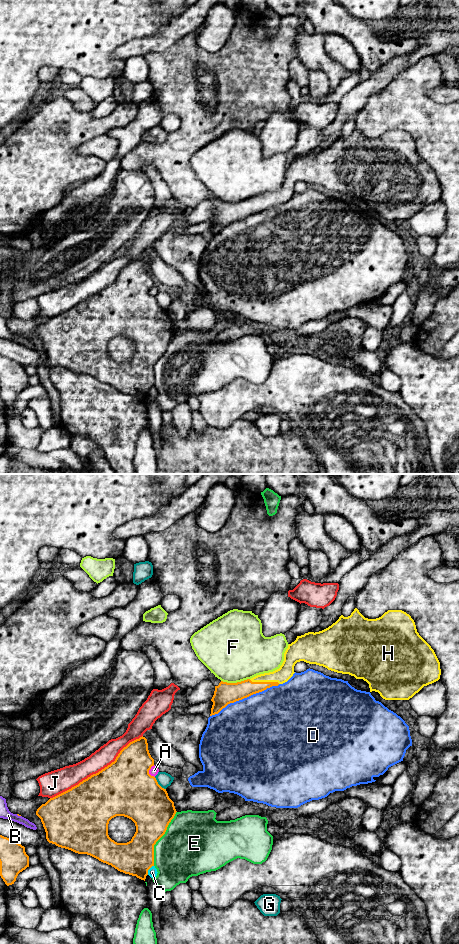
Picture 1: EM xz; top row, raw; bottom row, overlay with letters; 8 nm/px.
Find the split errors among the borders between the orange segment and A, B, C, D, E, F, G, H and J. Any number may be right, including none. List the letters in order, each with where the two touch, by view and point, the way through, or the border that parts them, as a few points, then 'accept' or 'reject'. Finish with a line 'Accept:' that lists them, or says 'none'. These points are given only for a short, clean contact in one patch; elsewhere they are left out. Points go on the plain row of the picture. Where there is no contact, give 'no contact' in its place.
A: meets orange in xz at (148, 291); reject
B: meets orange in xz at (18, 335); reject
C: meets orange in xz at (148, 389); reject
D: meets orange in xz at (244, 217); reject
E: meets orange in xz at (160, 357); reject
F: meets orange in xz at (235, 203); reject
G: meets orange in xz at (158, 304); reject
H: meets orange in xz at (264, 202); accept
J: meets orange in xz at (98, 292); reject
Accept: H

